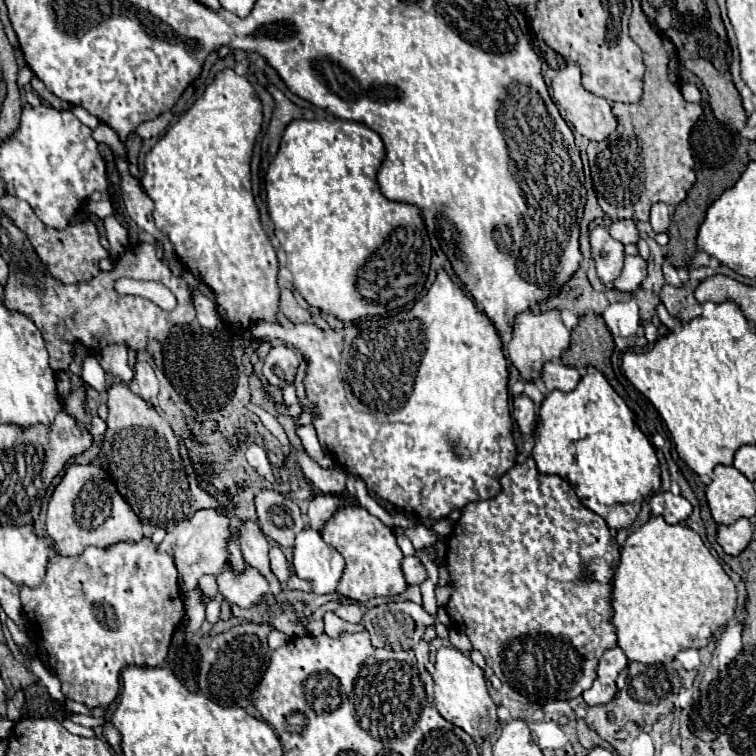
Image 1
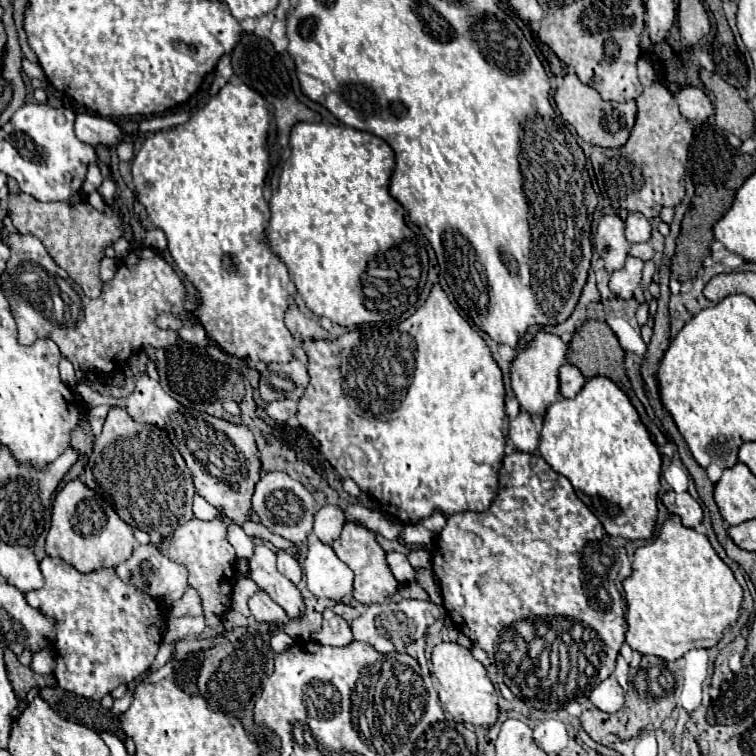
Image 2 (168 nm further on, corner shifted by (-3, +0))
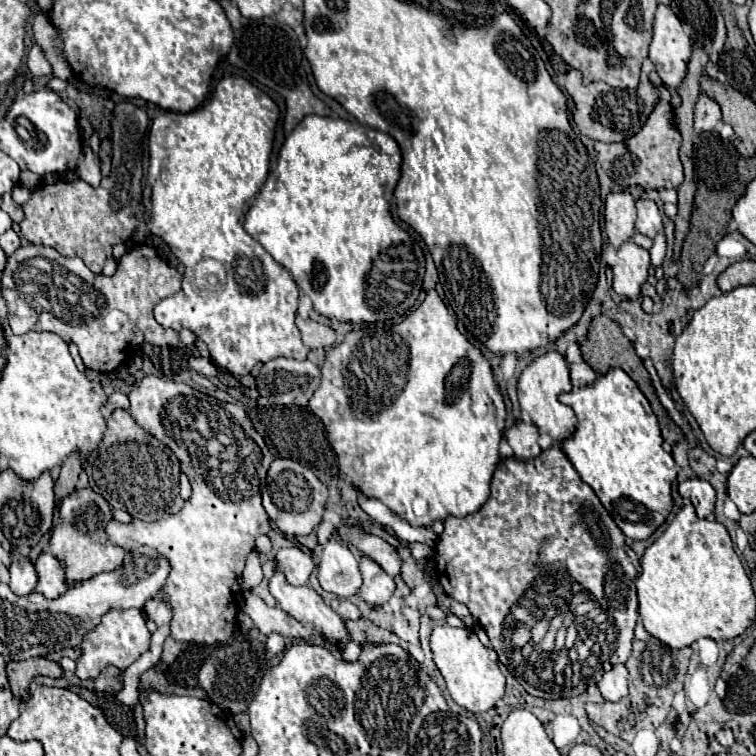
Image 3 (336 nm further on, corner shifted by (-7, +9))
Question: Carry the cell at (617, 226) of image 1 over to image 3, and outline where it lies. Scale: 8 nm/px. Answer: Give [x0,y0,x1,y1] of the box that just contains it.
[635,199,661,237]

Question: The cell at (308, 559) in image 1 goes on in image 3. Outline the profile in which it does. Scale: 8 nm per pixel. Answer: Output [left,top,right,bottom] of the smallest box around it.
[319,539,359,597]

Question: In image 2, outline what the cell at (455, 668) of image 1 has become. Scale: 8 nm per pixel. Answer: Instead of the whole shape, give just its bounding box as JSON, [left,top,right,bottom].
[431,642,499,726]

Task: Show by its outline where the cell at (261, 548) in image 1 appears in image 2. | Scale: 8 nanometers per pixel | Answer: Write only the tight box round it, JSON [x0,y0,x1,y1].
[249,542,303,618]

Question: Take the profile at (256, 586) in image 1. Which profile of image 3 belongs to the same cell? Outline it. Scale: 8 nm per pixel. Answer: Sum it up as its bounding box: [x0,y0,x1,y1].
[243,591,311,639]

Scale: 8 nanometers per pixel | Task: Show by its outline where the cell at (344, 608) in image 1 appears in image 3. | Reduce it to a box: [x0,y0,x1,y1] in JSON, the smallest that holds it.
[331,599,361,621]

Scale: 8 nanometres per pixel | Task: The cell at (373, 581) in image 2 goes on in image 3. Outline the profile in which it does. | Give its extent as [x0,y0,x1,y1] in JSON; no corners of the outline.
[359,559,395,609]

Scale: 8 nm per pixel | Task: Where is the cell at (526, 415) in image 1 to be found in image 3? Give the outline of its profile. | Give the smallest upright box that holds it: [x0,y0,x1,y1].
[505,421,541,461]

